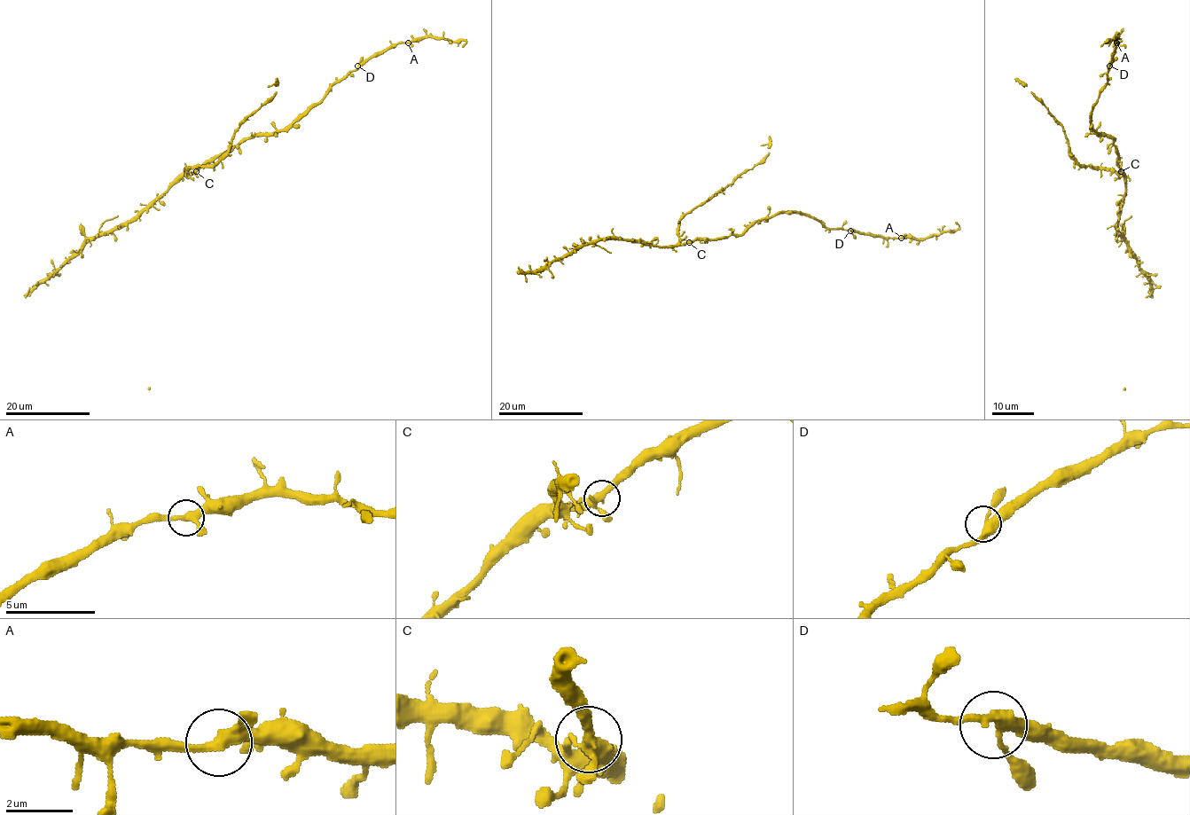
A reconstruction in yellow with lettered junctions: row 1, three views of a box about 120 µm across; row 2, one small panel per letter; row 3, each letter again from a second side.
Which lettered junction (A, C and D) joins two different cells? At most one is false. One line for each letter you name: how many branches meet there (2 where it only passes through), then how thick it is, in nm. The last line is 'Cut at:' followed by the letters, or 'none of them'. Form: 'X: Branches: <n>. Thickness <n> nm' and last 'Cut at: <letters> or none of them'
Cut at: none of them

